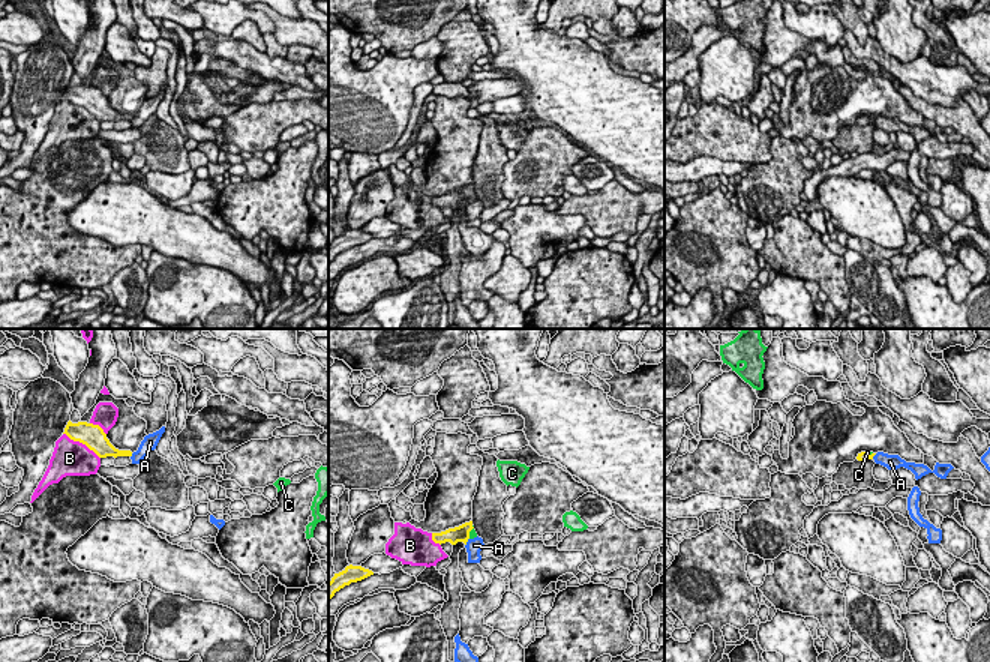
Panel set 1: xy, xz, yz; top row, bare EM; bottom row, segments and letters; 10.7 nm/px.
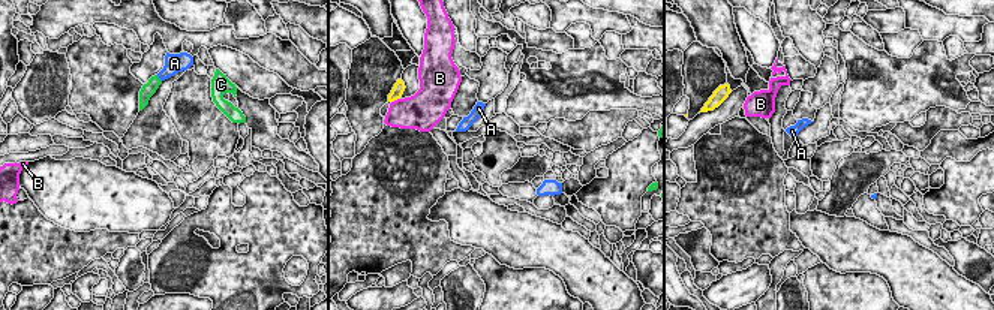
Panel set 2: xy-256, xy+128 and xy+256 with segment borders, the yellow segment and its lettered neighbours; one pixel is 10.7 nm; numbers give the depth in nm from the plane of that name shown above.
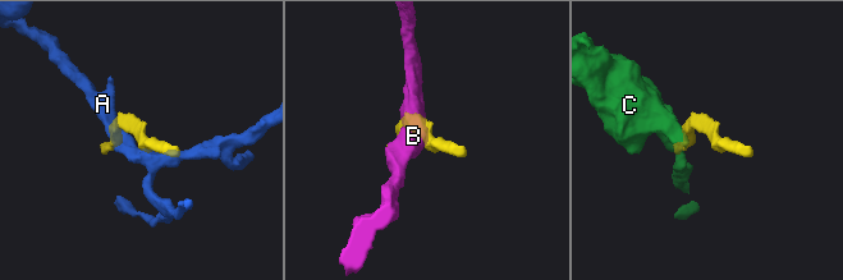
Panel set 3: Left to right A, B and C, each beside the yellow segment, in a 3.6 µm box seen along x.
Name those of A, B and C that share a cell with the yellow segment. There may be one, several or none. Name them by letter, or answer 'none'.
C

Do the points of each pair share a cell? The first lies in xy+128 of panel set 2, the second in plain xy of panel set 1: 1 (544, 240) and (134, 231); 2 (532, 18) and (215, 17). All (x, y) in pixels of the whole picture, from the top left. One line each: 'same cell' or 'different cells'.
1: same cell
2: different cells

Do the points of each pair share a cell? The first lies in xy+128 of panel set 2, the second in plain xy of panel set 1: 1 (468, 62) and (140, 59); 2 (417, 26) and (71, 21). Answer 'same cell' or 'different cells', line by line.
1: same cell
2: same cell

